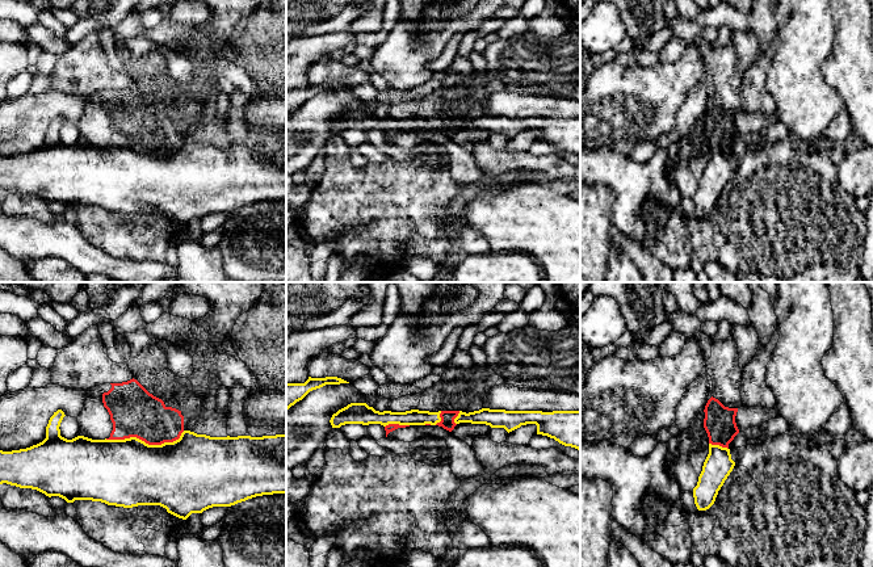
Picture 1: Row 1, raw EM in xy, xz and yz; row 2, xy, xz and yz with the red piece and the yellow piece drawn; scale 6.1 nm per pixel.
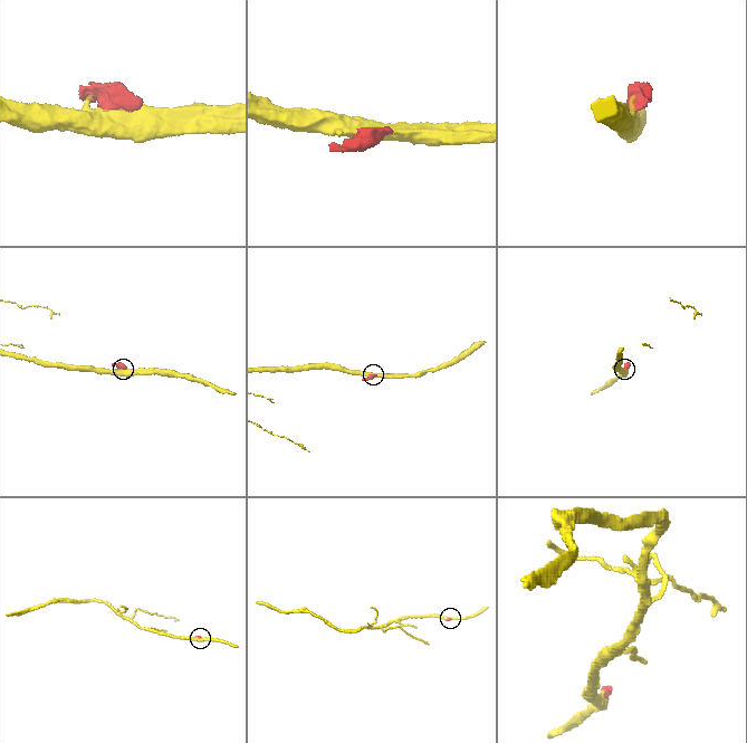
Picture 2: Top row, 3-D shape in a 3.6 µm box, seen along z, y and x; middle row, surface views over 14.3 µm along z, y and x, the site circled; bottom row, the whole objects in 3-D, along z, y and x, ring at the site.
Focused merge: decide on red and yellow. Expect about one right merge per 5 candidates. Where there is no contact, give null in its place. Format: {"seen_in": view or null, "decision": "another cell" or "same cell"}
{"seen_in": "xy", "decision": "another cell"}

